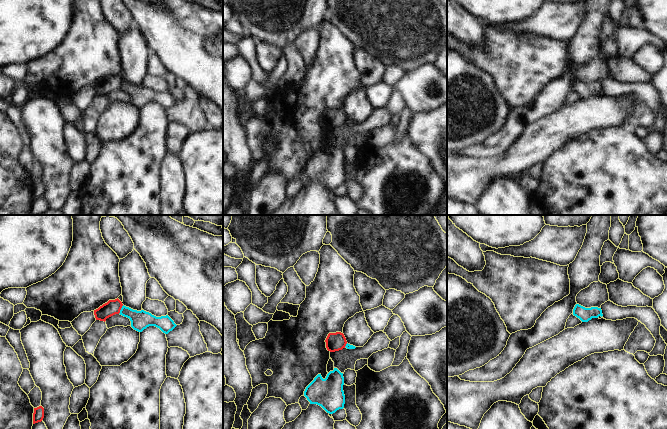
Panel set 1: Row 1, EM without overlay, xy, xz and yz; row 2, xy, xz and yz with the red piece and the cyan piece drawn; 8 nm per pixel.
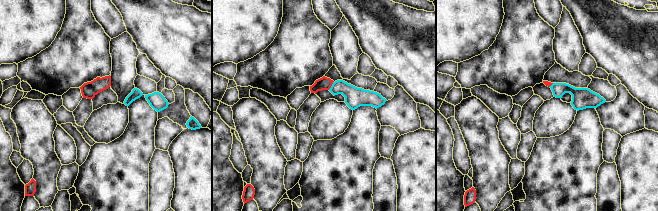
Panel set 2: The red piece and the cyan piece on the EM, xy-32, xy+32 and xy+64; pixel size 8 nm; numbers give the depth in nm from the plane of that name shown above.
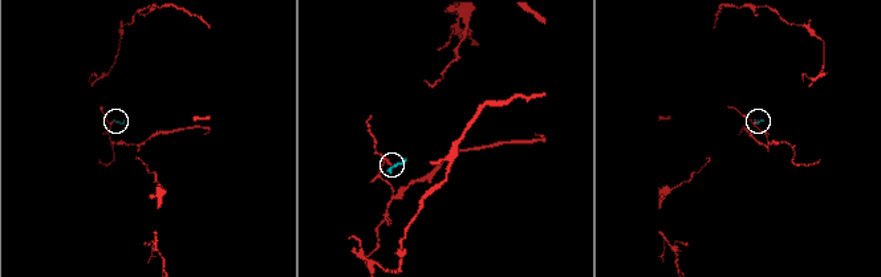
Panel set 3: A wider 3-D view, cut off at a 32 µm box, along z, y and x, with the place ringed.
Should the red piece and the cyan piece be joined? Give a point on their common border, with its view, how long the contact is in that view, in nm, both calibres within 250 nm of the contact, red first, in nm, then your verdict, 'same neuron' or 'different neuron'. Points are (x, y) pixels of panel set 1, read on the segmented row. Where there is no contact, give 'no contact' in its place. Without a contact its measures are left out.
contact xy (120, 309); length 80 nm; calibres 120 and 160 nm; different neuron

